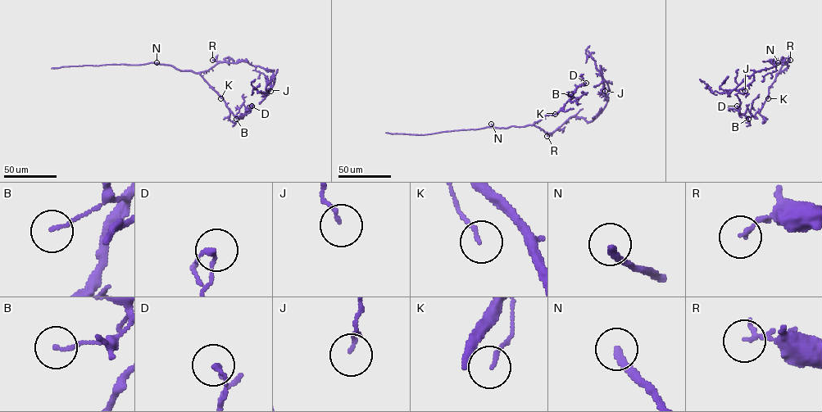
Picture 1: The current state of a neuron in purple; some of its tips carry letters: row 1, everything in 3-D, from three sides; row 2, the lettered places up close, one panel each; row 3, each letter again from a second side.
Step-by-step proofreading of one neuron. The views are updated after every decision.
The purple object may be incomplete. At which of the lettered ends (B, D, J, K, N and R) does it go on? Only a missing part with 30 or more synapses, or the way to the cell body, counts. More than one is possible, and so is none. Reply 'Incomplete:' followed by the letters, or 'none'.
Incomplete: N

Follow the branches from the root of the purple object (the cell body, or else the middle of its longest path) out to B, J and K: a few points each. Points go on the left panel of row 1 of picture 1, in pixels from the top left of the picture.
B: (211, 68), (199, 73), (222, 97), (233, 114), (238, 117), (236, 119)
J: (211, 68), (219, 62), (244, 61), (270, 70), (273, 73), (270, 91)
K: (211, 68), (199, 73), (220, 98)

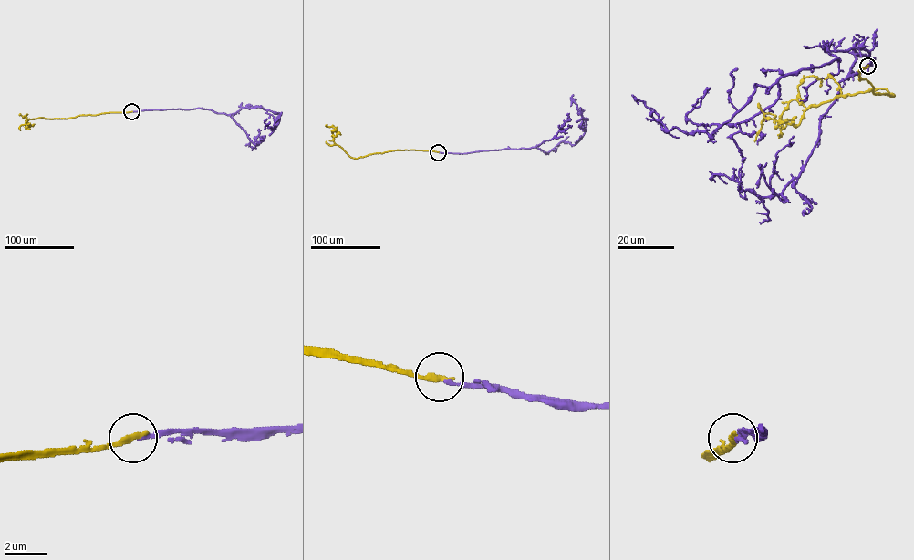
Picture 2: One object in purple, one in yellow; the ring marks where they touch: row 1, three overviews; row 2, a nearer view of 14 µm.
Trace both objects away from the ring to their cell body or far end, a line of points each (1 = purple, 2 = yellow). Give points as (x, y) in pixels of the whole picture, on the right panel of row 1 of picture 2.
1: (868, 65), (854, 50), (847, 77), (869, 53), (825, 45), (837, 59), (710, 135), (631, 94)
2: (867, 65), (859, 80), (893, 95), (874, 88), (835, 97), (811, 105), (797, 125), (764, 117), (754, 141)

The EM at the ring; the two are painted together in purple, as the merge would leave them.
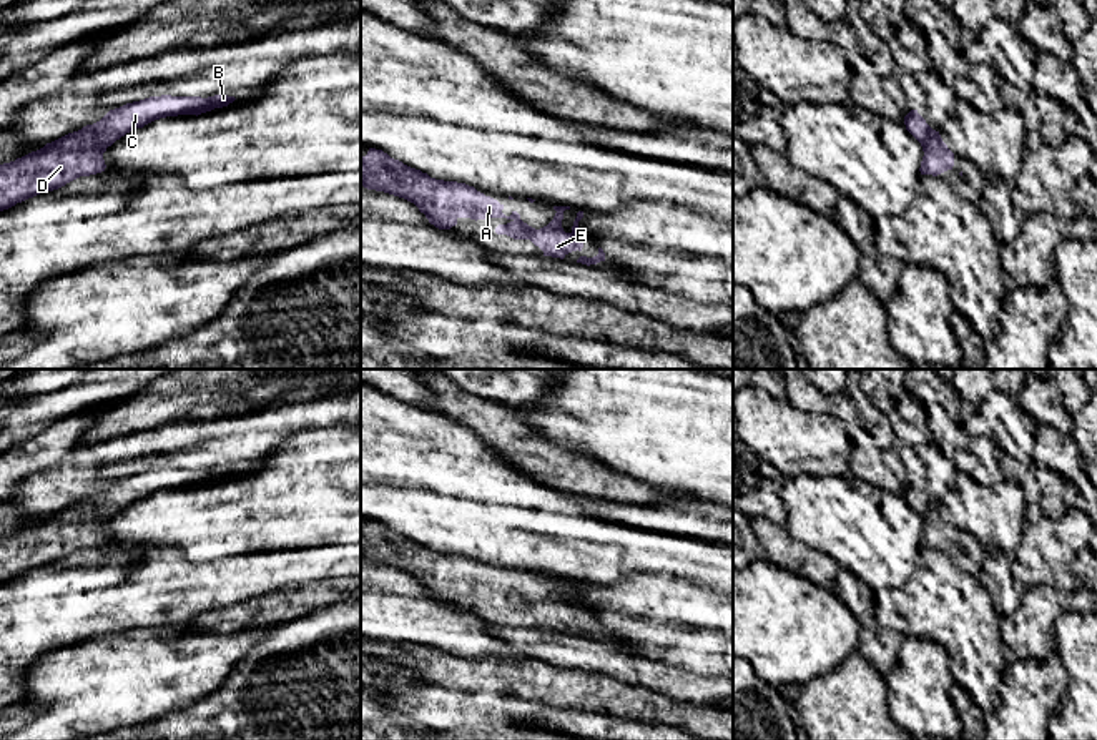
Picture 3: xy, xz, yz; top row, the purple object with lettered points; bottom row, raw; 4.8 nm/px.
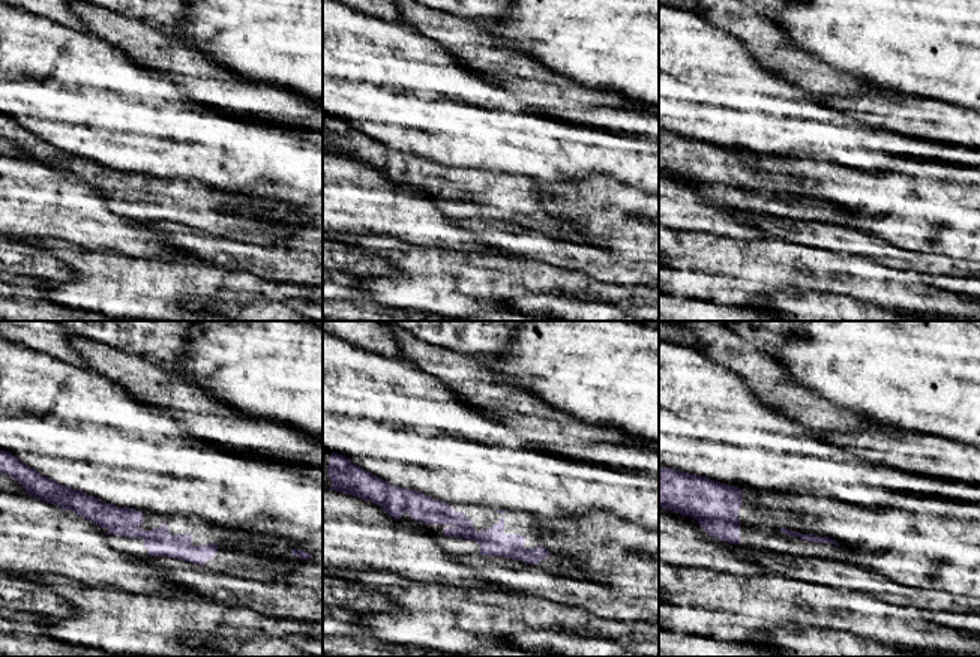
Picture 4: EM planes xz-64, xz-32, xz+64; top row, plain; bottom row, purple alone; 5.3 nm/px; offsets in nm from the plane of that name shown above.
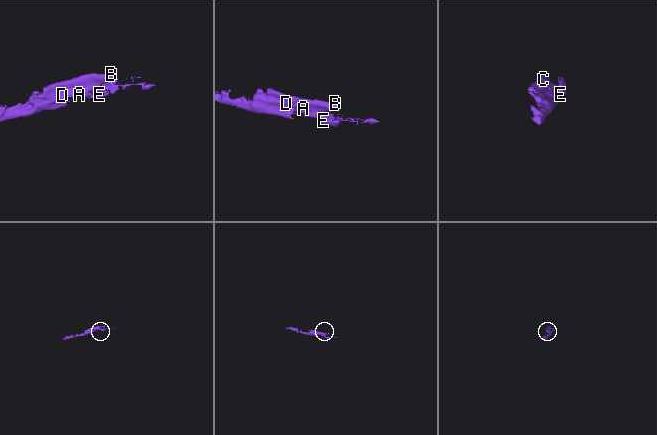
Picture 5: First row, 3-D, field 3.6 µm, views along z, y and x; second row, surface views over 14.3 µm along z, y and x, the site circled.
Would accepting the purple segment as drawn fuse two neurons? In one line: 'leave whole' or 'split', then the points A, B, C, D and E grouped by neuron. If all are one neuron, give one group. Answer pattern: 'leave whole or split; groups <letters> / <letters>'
leave whole; groups A B C D E

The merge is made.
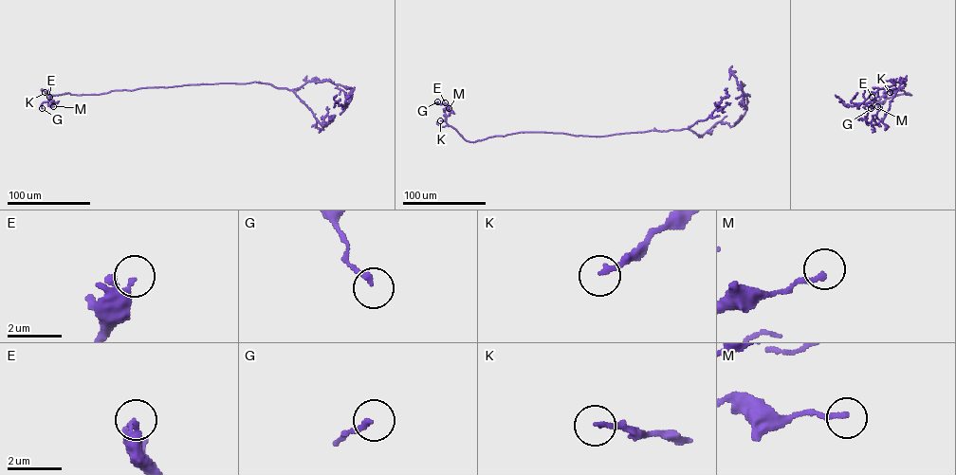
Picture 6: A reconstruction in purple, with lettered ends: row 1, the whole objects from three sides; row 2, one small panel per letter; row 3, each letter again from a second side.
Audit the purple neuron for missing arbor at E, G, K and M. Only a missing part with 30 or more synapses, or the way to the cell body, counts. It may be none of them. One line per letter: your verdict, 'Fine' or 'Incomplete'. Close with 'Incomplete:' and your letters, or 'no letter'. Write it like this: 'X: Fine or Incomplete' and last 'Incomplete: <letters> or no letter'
E: Fine
G: Fine
K: Fine
M: Fine
Incomplete: no letter

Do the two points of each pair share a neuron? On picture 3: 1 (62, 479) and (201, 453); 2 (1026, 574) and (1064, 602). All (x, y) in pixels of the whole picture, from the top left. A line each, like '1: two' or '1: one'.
1: one
2: two

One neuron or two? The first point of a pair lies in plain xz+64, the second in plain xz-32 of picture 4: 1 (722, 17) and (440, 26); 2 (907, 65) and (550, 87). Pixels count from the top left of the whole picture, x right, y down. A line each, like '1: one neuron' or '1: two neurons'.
1: one neuron
2: two neurons

